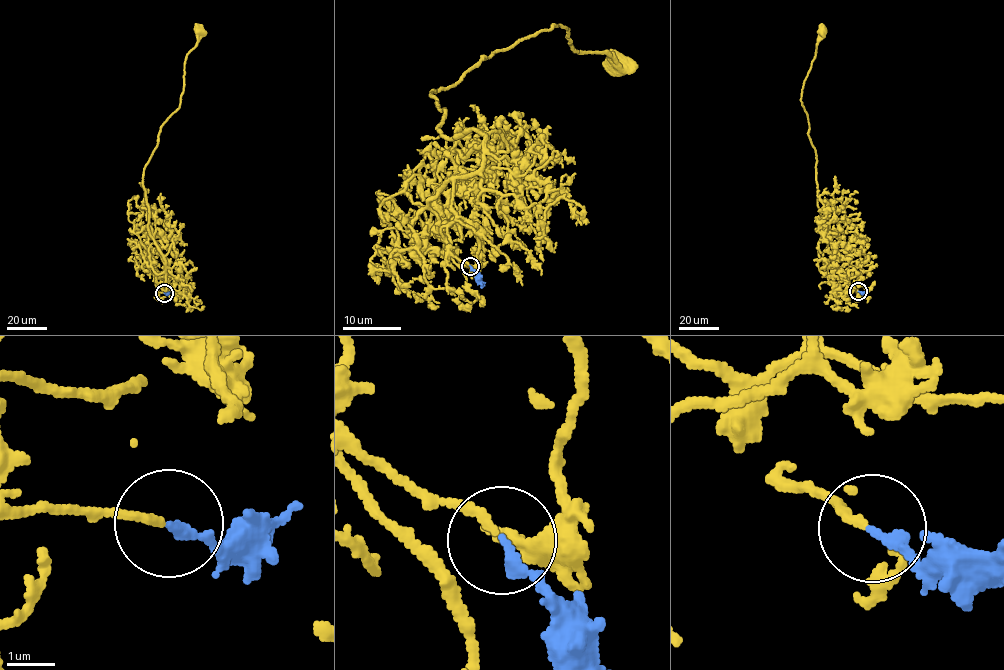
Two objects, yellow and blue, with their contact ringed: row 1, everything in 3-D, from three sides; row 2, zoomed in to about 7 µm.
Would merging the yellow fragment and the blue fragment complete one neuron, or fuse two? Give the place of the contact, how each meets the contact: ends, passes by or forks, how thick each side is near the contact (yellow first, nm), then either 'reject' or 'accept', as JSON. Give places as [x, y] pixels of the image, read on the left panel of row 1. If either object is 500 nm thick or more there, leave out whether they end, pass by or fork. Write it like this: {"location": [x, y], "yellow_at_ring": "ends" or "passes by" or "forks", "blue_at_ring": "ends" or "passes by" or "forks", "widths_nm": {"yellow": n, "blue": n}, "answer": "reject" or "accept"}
{"location": [164, 293], "yellow_at_ring": "ends", "blue_at_ring": "ends", "widths_nm": {"yellow": 180, "blue": 240}, "answer": "accept"}

